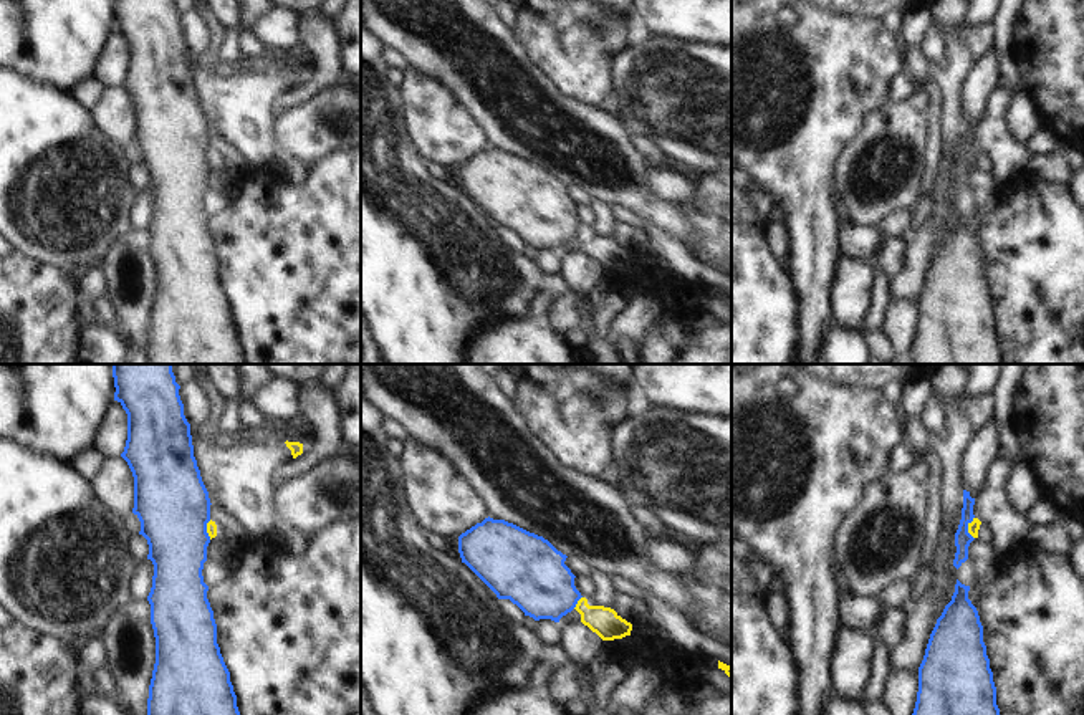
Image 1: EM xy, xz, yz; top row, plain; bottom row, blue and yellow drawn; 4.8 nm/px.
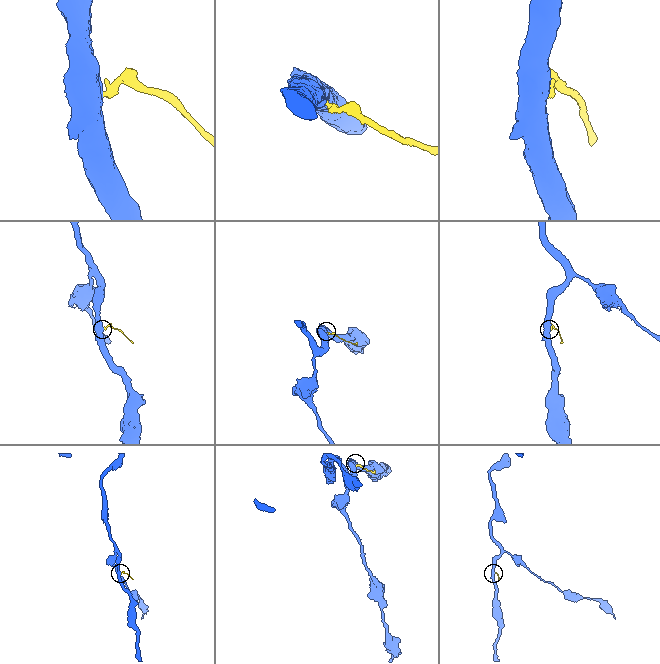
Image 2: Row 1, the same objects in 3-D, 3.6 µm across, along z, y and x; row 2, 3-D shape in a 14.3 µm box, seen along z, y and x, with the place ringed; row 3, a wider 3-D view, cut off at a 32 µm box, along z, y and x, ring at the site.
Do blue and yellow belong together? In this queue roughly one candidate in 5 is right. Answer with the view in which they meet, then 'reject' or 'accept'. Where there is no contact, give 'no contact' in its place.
yz | reject

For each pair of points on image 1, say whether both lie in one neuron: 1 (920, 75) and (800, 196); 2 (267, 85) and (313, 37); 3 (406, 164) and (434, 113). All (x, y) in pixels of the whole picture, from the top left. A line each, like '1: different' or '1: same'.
1: different
2: different
3: different

